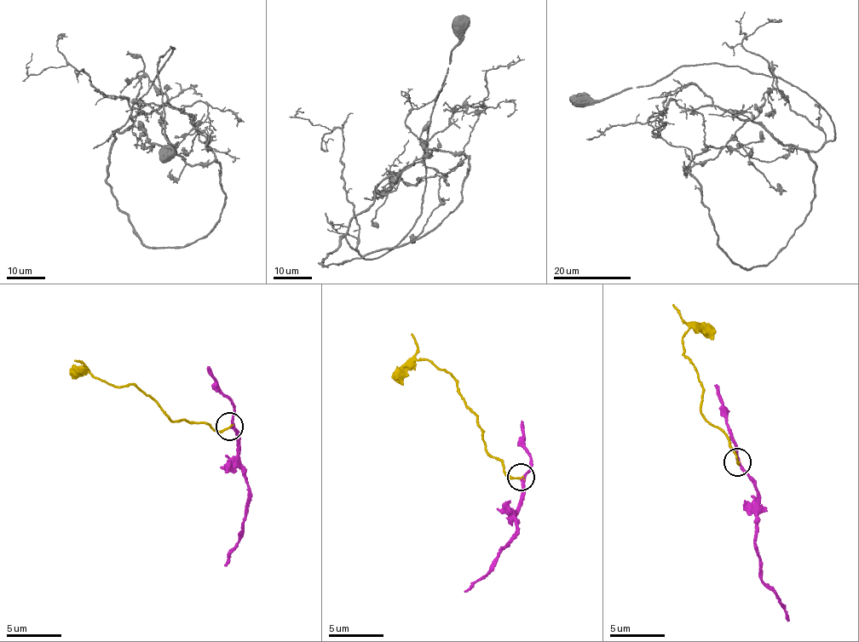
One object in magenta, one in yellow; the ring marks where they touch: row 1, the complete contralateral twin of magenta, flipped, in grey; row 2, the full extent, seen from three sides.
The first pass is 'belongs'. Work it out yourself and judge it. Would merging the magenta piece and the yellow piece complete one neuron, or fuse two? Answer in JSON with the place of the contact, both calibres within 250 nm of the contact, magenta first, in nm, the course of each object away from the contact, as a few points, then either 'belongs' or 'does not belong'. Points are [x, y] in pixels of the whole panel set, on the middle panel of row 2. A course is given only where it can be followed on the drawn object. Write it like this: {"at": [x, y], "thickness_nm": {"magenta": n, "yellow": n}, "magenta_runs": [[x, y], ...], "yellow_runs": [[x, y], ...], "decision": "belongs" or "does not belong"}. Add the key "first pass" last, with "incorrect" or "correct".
{"at": [521, 477], "thickness_nm": {"magenta": 240, "yellow": 160}, "magenta_runs": [[520, 478], [519, 508], [513, 519], [517, 527], [498, 561], [464, 592]], "yellow_runs": [[520, 476], [508, 478], [500, 461], [489, 455], [475, 414], [446, 372], [427, 359], [410, 360], [391, 378]], "decision": "belongs", "first pass": "correct"}

